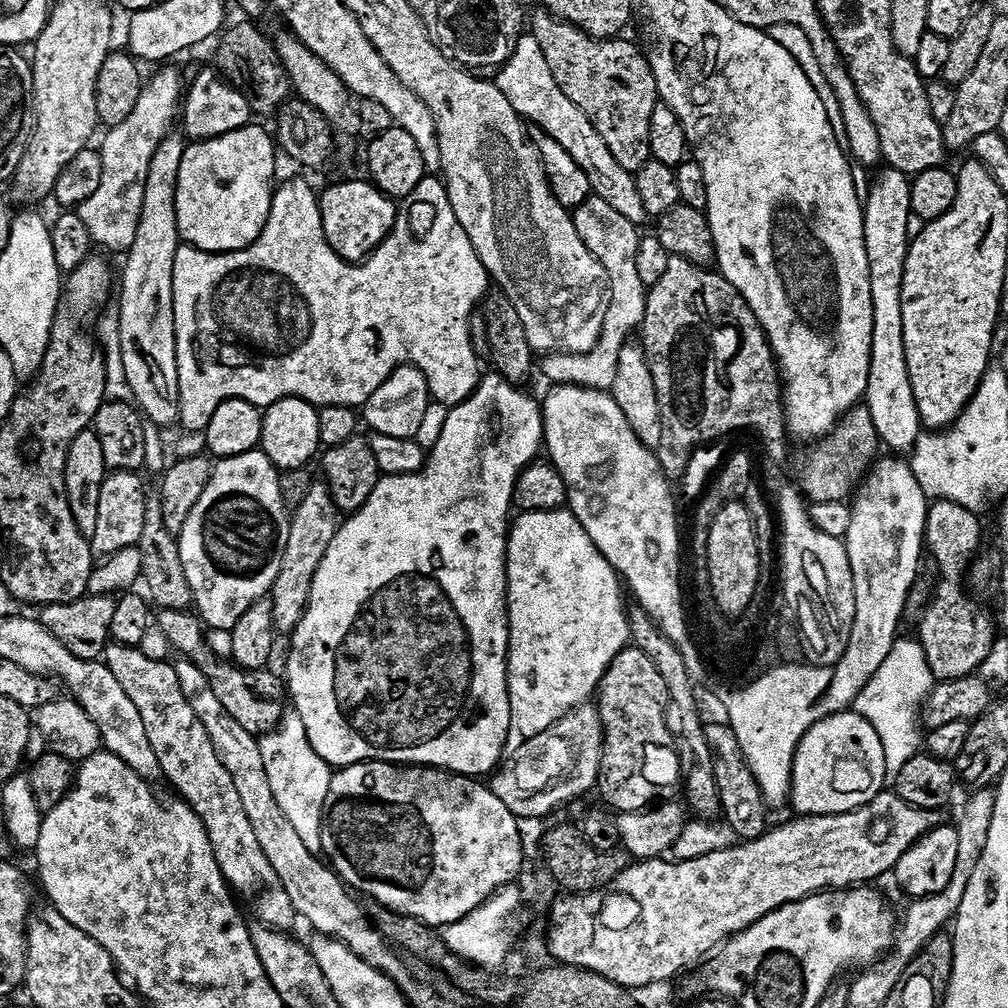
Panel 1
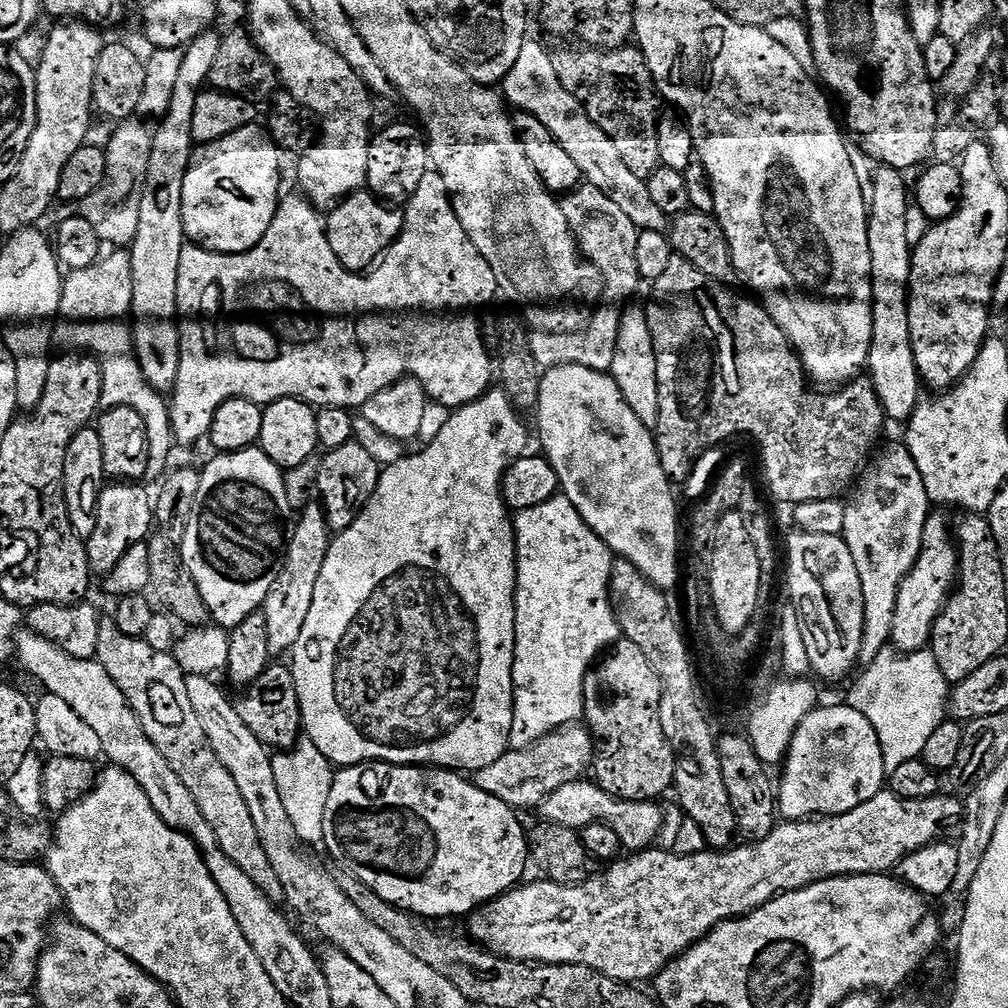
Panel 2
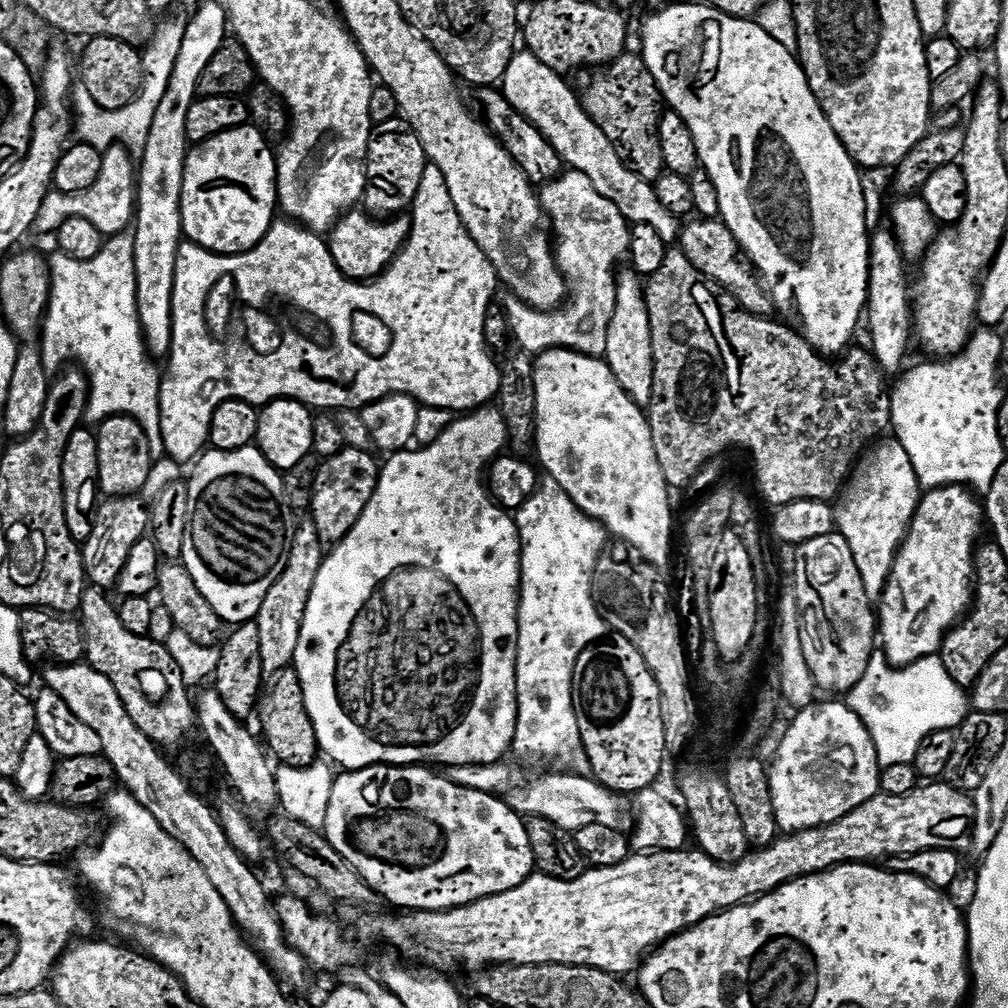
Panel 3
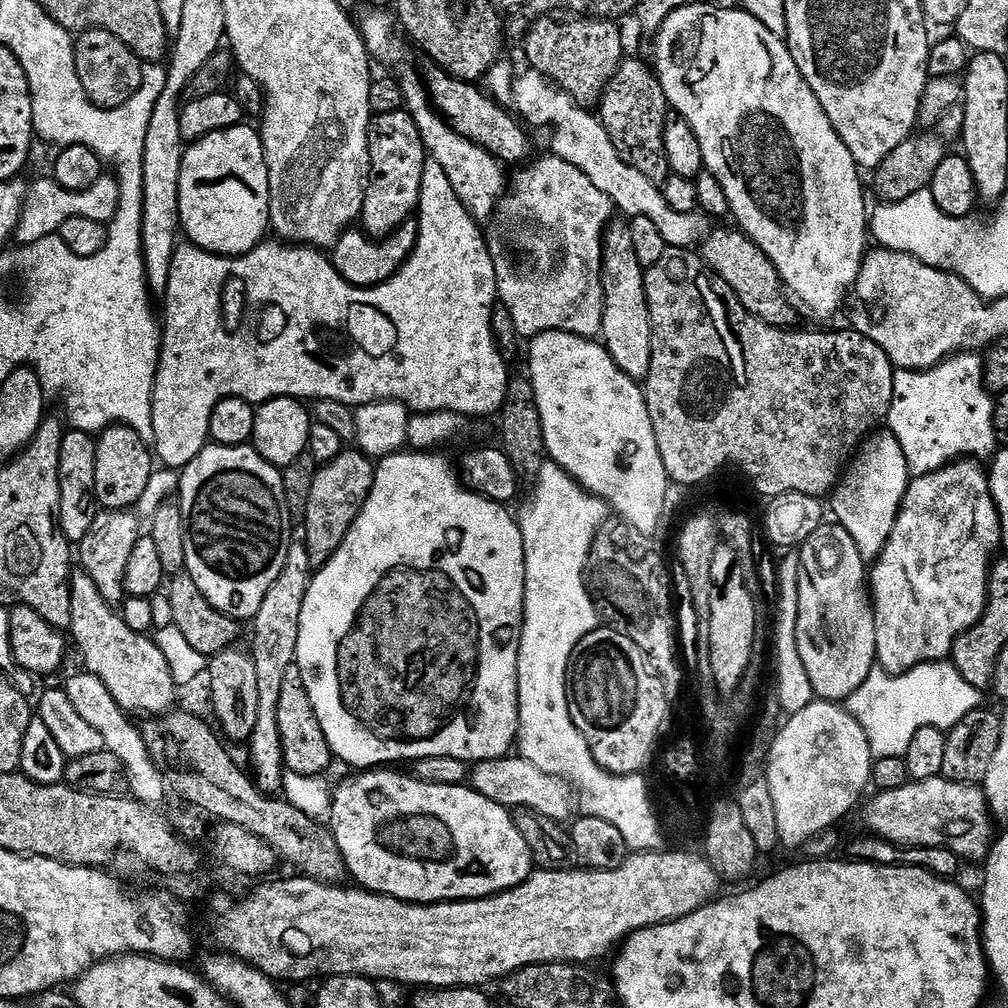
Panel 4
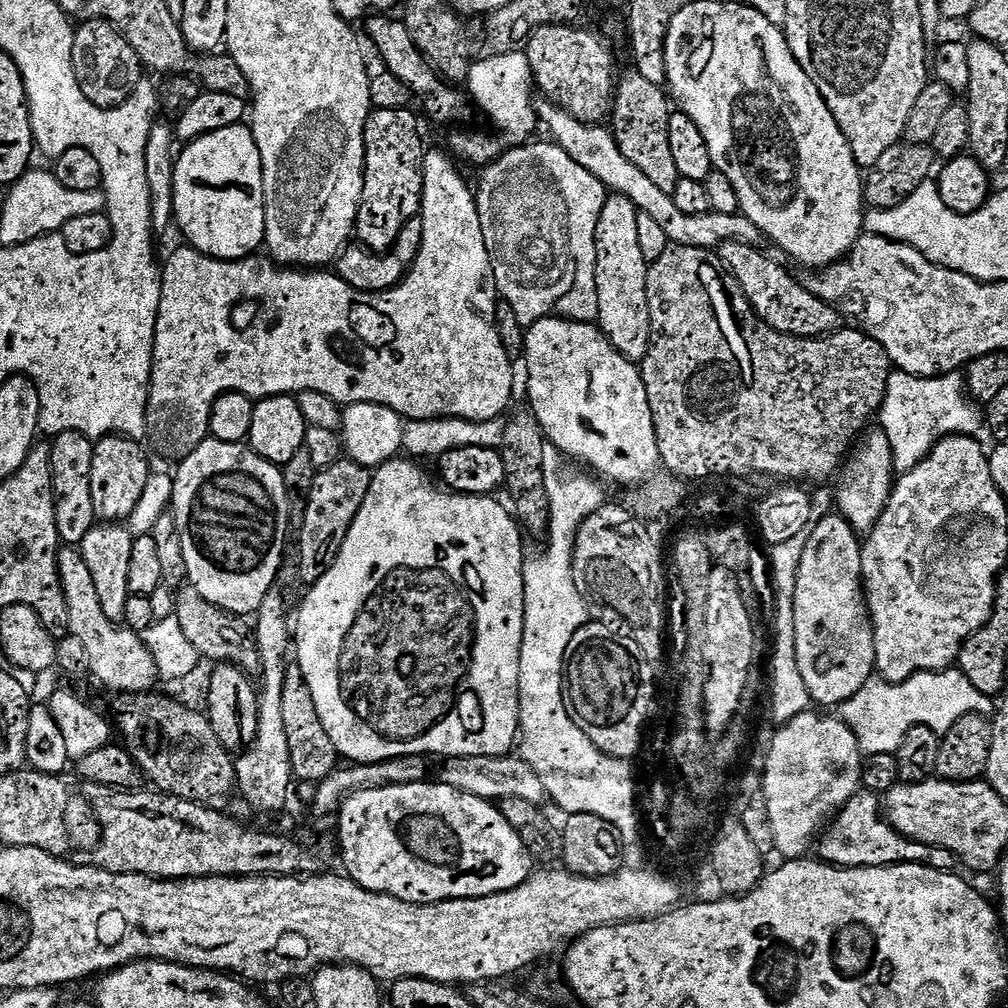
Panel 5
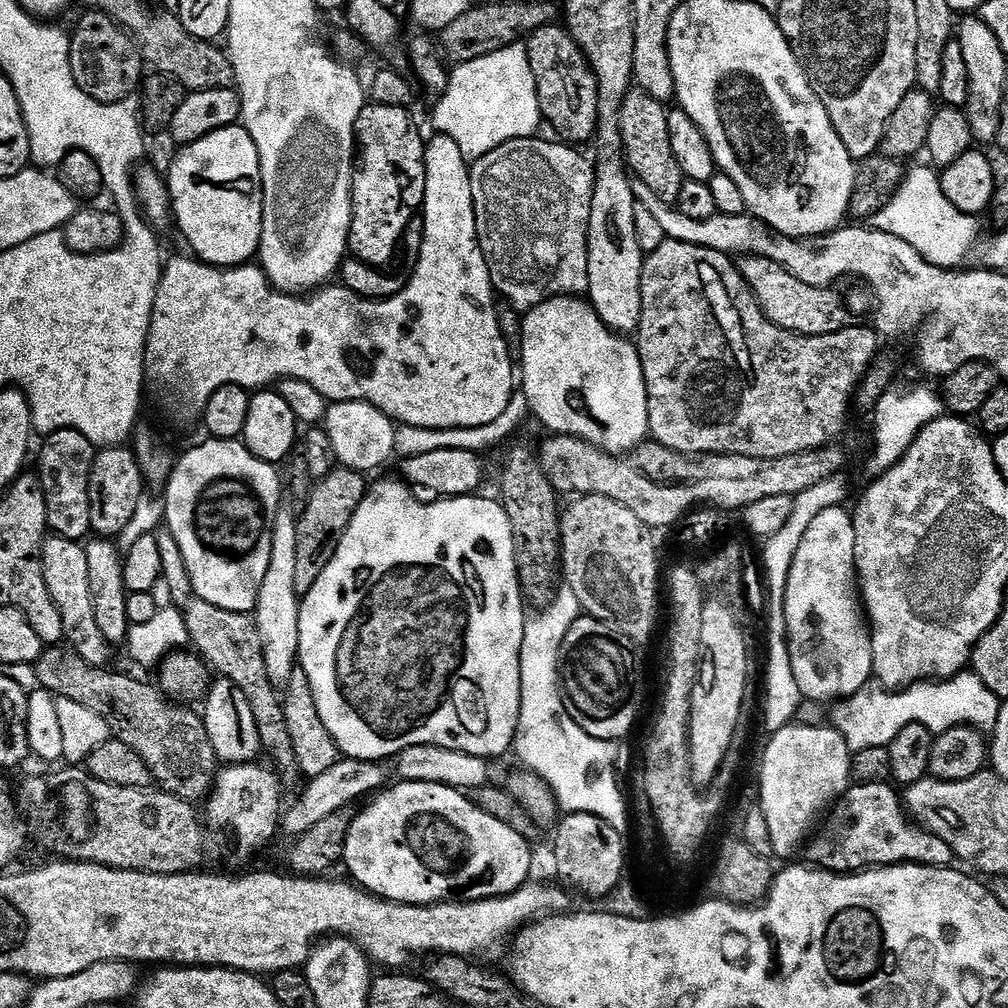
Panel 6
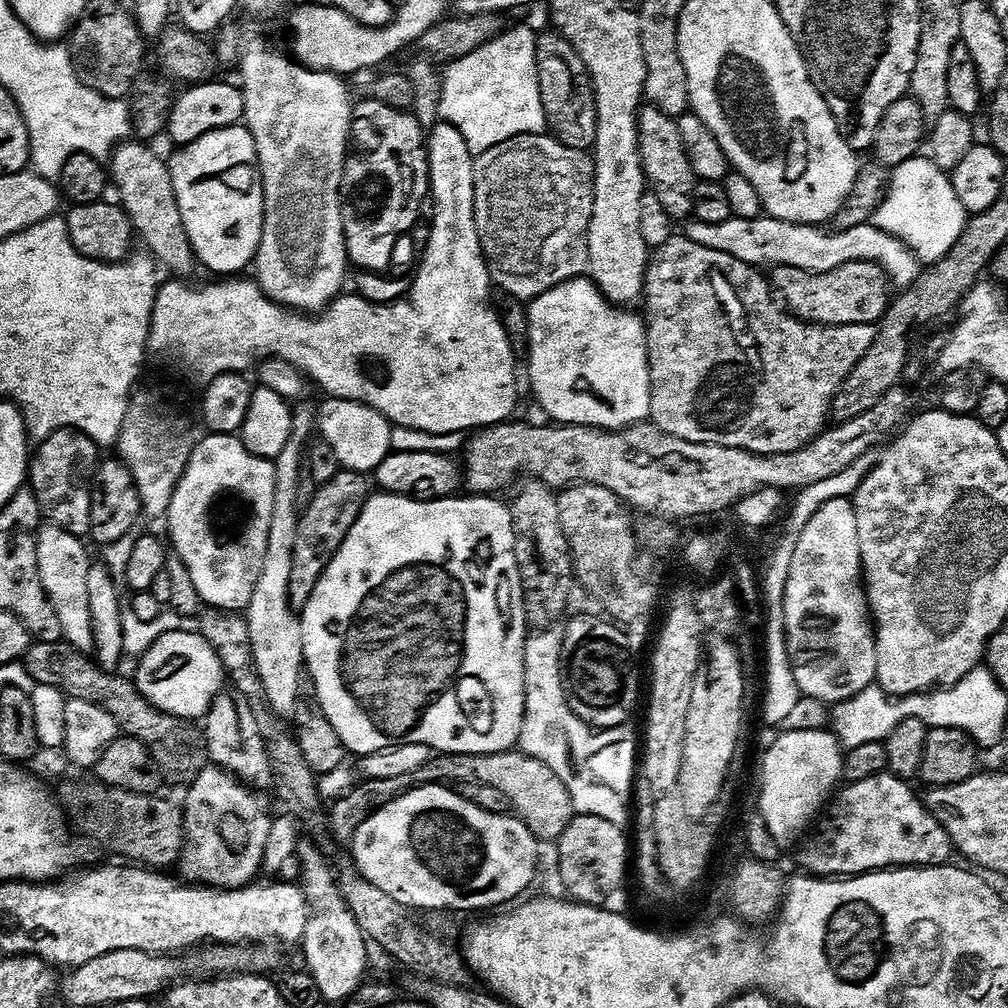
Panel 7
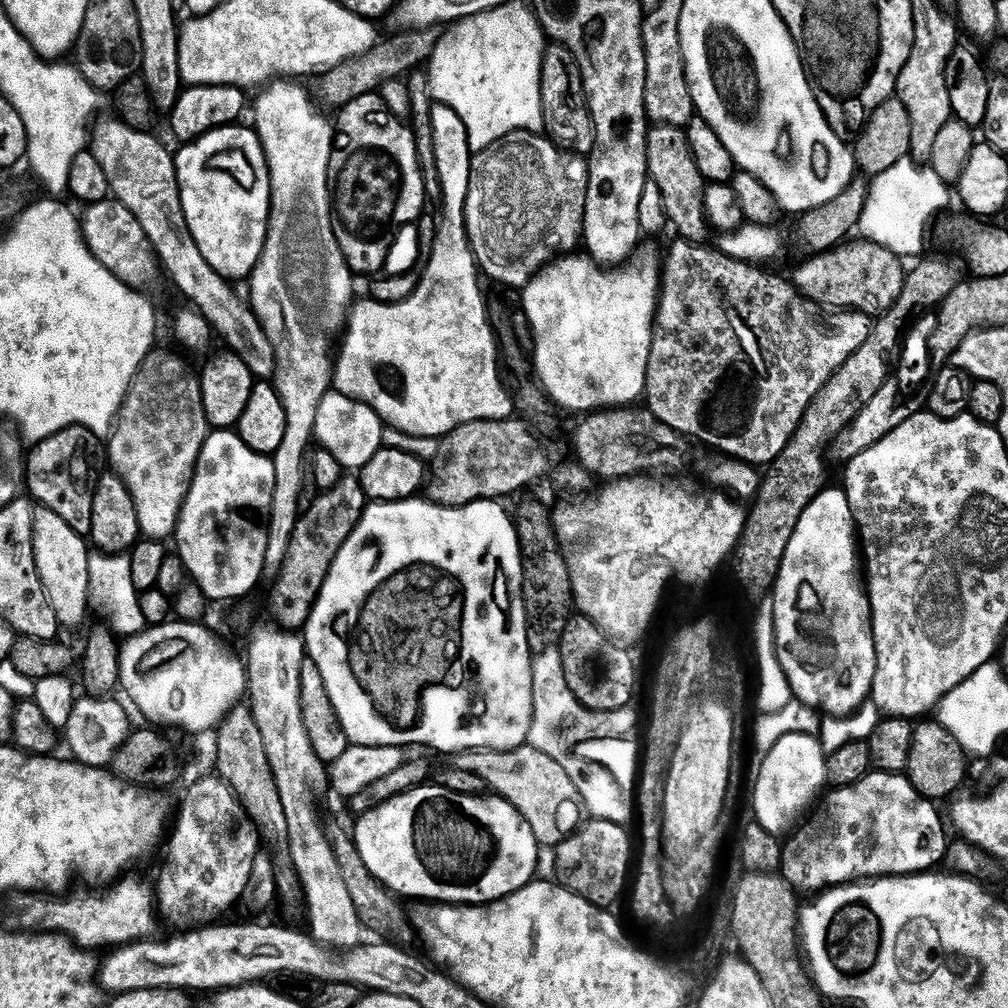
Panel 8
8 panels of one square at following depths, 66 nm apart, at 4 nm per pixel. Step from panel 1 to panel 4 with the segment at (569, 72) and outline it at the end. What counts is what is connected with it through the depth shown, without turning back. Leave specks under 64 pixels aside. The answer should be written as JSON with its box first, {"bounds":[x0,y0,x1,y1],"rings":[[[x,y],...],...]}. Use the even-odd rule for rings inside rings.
{"bounds":[598,58,670,186],"rings":[[[625,58],[618,66],[598,105],[598,119],[610,136],[610,142],[614,142],[614,150],[618,150],[624,161],[638,170],[638,174],[661,186],[670,175],[664,137],[669,111],[670,105],[660,85],[660,77],[649,65],[647,68],[642,61],[632,58]]]}

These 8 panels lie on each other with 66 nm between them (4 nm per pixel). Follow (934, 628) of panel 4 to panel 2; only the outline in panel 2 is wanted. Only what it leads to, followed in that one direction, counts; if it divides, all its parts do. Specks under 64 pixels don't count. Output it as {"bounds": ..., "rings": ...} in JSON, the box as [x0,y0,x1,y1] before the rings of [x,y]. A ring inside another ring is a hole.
{"bounds":[891,511,958,654],"rings":[[[936,511],[929,515],[916,564],[902,582],[898,590],[898,602],[894,606],[891,647],[901,654],[918,652],[929,647],[934,622],[944,609],[944,603],[951,596],[958,579],[958,548],[954,543],[954,532],[950,527],[950,520],[948,524],[947,518],[940,513],[943,511]]]}

